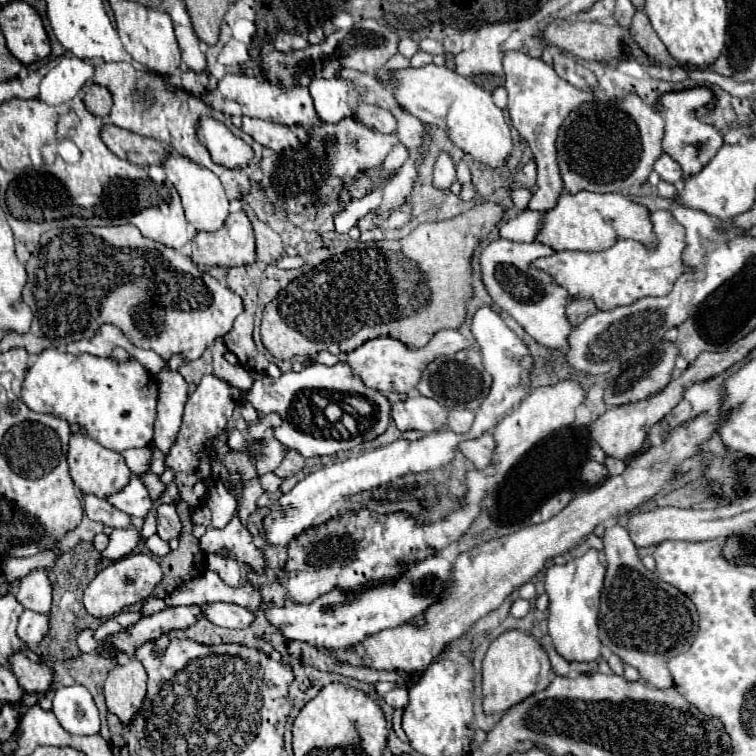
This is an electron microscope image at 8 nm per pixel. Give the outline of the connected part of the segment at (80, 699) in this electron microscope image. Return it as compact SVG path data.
M80 684L56 686L52 712L70 734L98 734L100 730L98 708L92 694Z

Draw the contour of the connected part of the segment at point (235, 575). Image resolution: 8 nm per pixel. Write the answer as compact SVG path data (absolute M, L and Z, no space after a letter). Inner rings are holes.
M220 552L206 556L206 568L214 570L228 586L240 586L240 582L242 582L238 562L230 556L222 556Z

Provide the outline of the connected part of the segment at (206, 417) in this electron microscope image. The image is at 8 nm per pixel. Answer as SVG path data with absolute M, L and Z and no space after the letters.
M216 374L202 376L196 390L188 396L182 428L180 428L170 452L164 456L164 462L168 468L174 470L174 484L180 492L180 498L190 506L190 510L206 504L208 492L214 484L214 476L212 476L214 452L208 446L208 442L222 434L228 420L232 418L232 410L238 400L240 400L240 392L236 388L232 388L228 382L220 380Z

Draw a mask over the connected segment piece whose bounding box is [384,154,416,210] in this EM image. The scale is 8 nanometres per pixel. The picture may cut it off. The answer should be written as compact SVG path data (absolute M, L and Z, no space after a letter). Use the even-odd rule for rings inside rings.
M410 154L410 158L404 162L404 166L396 172L396 176L384 188L386 210L402 204L404 198L410 196L410 192L414 188L414 182L416 182L416 156Z

